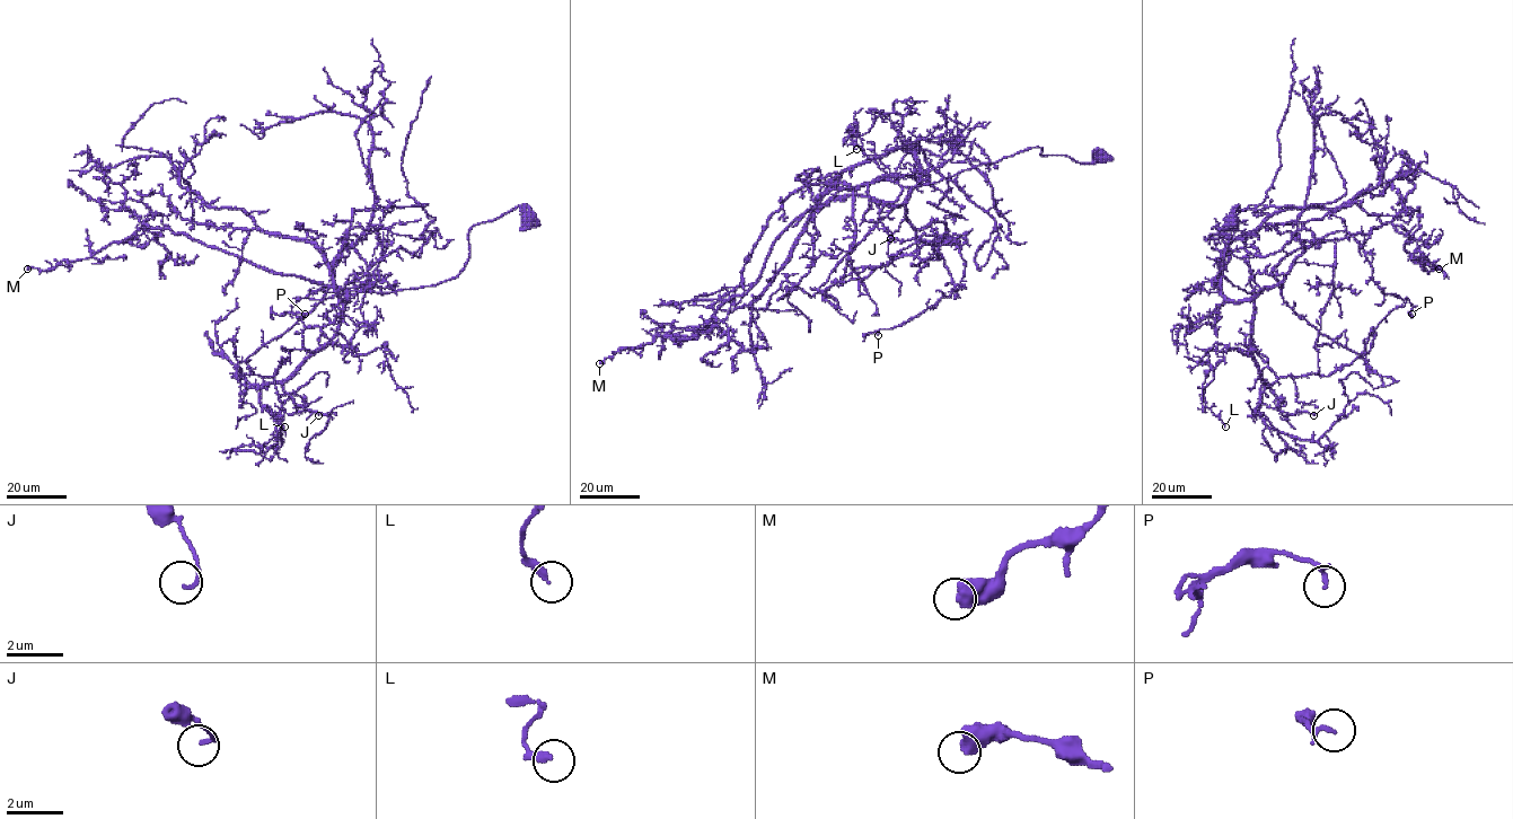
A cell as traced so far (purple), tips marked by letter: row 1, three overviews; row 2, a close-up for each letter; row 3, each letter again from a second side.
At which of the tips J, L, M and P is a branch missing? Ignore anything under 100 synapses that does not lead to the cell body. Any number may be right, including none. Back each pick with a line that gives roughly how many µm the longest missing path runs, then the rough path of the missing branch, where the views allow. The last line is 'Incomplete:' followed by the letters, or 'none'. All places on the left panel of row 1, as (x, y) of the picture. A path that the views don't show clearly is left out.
Incomplete: none

